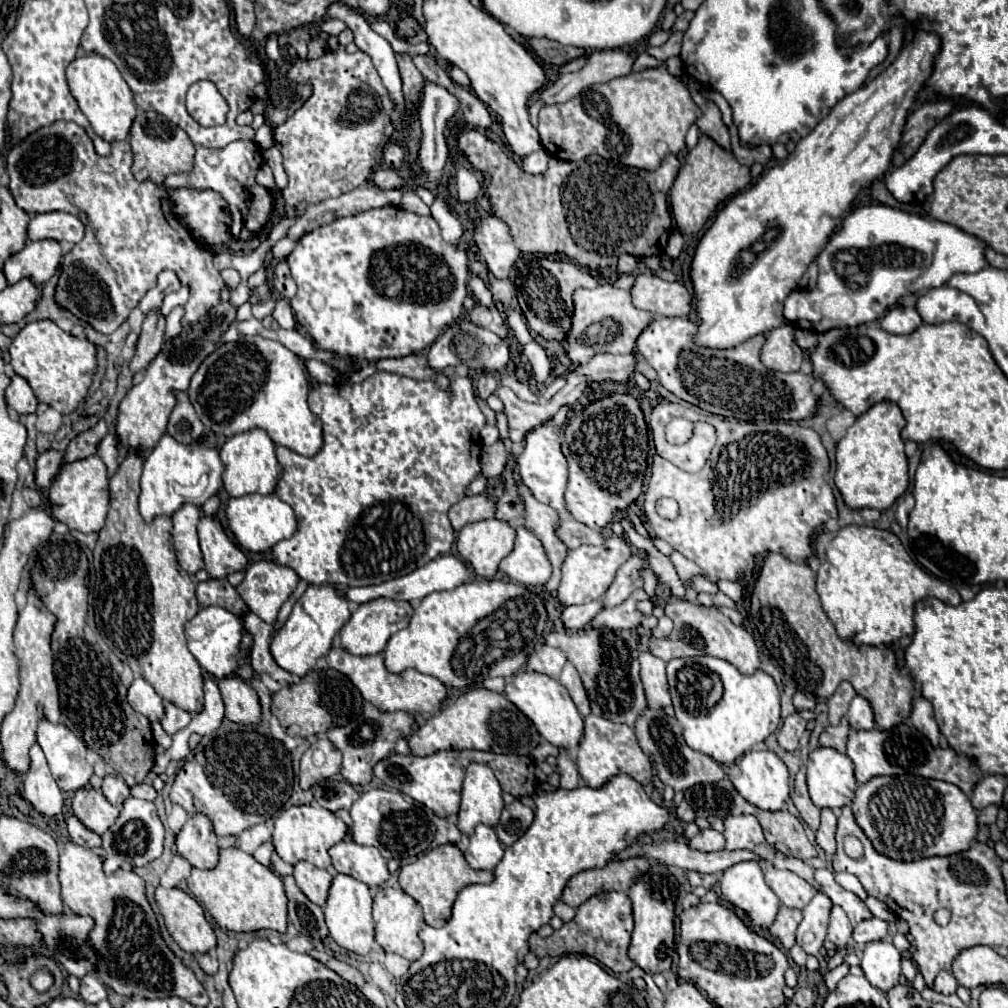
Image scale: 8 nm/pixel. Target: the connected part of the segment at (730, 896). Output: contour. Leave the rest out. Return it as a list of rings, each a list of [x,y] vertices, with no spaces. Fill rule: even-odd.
[[[756,861],[728,867],[720,879],[720,893],[736,909],[742,909],[760,929],[768,929],[778,915],[780,901],[764,883],[762,869]]]

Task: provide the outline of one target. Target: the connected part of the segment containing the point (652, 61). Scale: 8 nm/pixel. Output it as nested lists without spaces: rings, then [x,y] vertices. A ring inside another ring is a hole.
[[[640,53],[634,61],[634,71],[642,71],[642,69],[650,69],[650,67],[660,67],[660,61],[648,53]]]

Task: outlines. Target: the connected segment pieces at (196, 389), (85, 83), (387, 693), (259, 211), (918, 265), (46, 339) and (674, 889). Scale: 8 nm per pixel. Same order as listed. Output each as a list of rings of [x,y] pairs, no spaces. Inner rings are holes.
[[[240,337],[234,343],[220,345],[202,361],[202,365],[190,381],[188,397],[192,407],[196,409],[196,415],[212,433],[234,437],[238,433],[246,433],[258,427],[264,429],[276,445],[288,447],[298,455],[312,457],[322,447],[322,421],[308,409],[308,389],[310,385],[304,375],[304,369],[290,349],[286,349],[278,341],[270,341],[264,337]]]
[[[80,53],[66,67],[66,81],[72,97],[78,101],[80,111],[90,121],[96,135],[104,141],[122,141],[128,137],[128,129],[136,117],[136,103],[128,83],[122,79],[116,65],[98,53]]]
[[[332,647],[330,653],[328,653],[328,663],[334,669],[338,669],[340,673],[344,673],[356,685],[356,689],[362,693],[362,697],[366,701],[370,701],[376,709],[382,709],[384,713],[404,711],[404,713],[410,713],[410,715],[432,717],[442,709],[442,703],[448,695],[448,689],[442,681],[438,681],[432,675],[424,675],[416,669],[408,669],[400,675],[388,673],[386,667],[384,667],[382,653],[370,655],[370,657],[356,657],[356,655],[346,653],[340,647]]]
[[[234,141],[222,149],[206,149],[202,145],[196,145],[196,157],[194,157],[192,171],[174,173],[166,177],[164,185],[172,189],[192,187],[192,189],[214,189],[222,193],[222,197],[228,201],[228,211],[232,215],[230,233],[240,241],[248,241],[260,233],[260,229],[270,221],[270,213],[272,213],[272,201],[274,201],[272,193],[254,181],[262,163],[264,163],[262,155],[258,153],[252,141],[244,141],[244,143]]]
[[[876,203],[854,209],[842,219],[840,229],[818,255],[818,285],[812,290],[795,290],[784,303],[784,317],[800,329],[824,331],[820,303],[826,295],[846,293],[856,303],[854,319],[868,323],[882,319],[904,295],[936,289],[954,273],[976,273],[986,267],[984,243],[962,229],[910,215],[906,211]]]
[[[54,321],[28,323],[14,337],[10,345],[10,355],[10,365],[14,373],[30,383],[38,401],[54,407],[62,415],[72,413],[86,397],[96,371],[96,347],[86,339],[78,339],[70,333],[64,333],[56,327]]]
[[[652,865],[632,887],[628,897],[634,909],[634,933],[628,957],[646,973],[664,973],[672,967],[674,955],[674,903],[678,897],[678,883],[664,865]]]

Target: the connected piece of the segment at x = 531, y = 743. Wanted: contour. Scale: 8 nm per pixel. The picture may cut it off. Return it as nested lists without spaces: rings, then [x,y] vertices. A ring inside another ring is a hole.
[[[484,687],[462,693],[454,703],[446,705],[436,717],[428,719],[418,731],[408,737],[408,747],[412,755],[418,757],[434,755],[442,749],[492,749],[494,753],[530,755],[530,751],[538,743],[540,735],[532,721],[524,713],[520,713],[514,703],[510,703],[502,693],[494,693]]]

